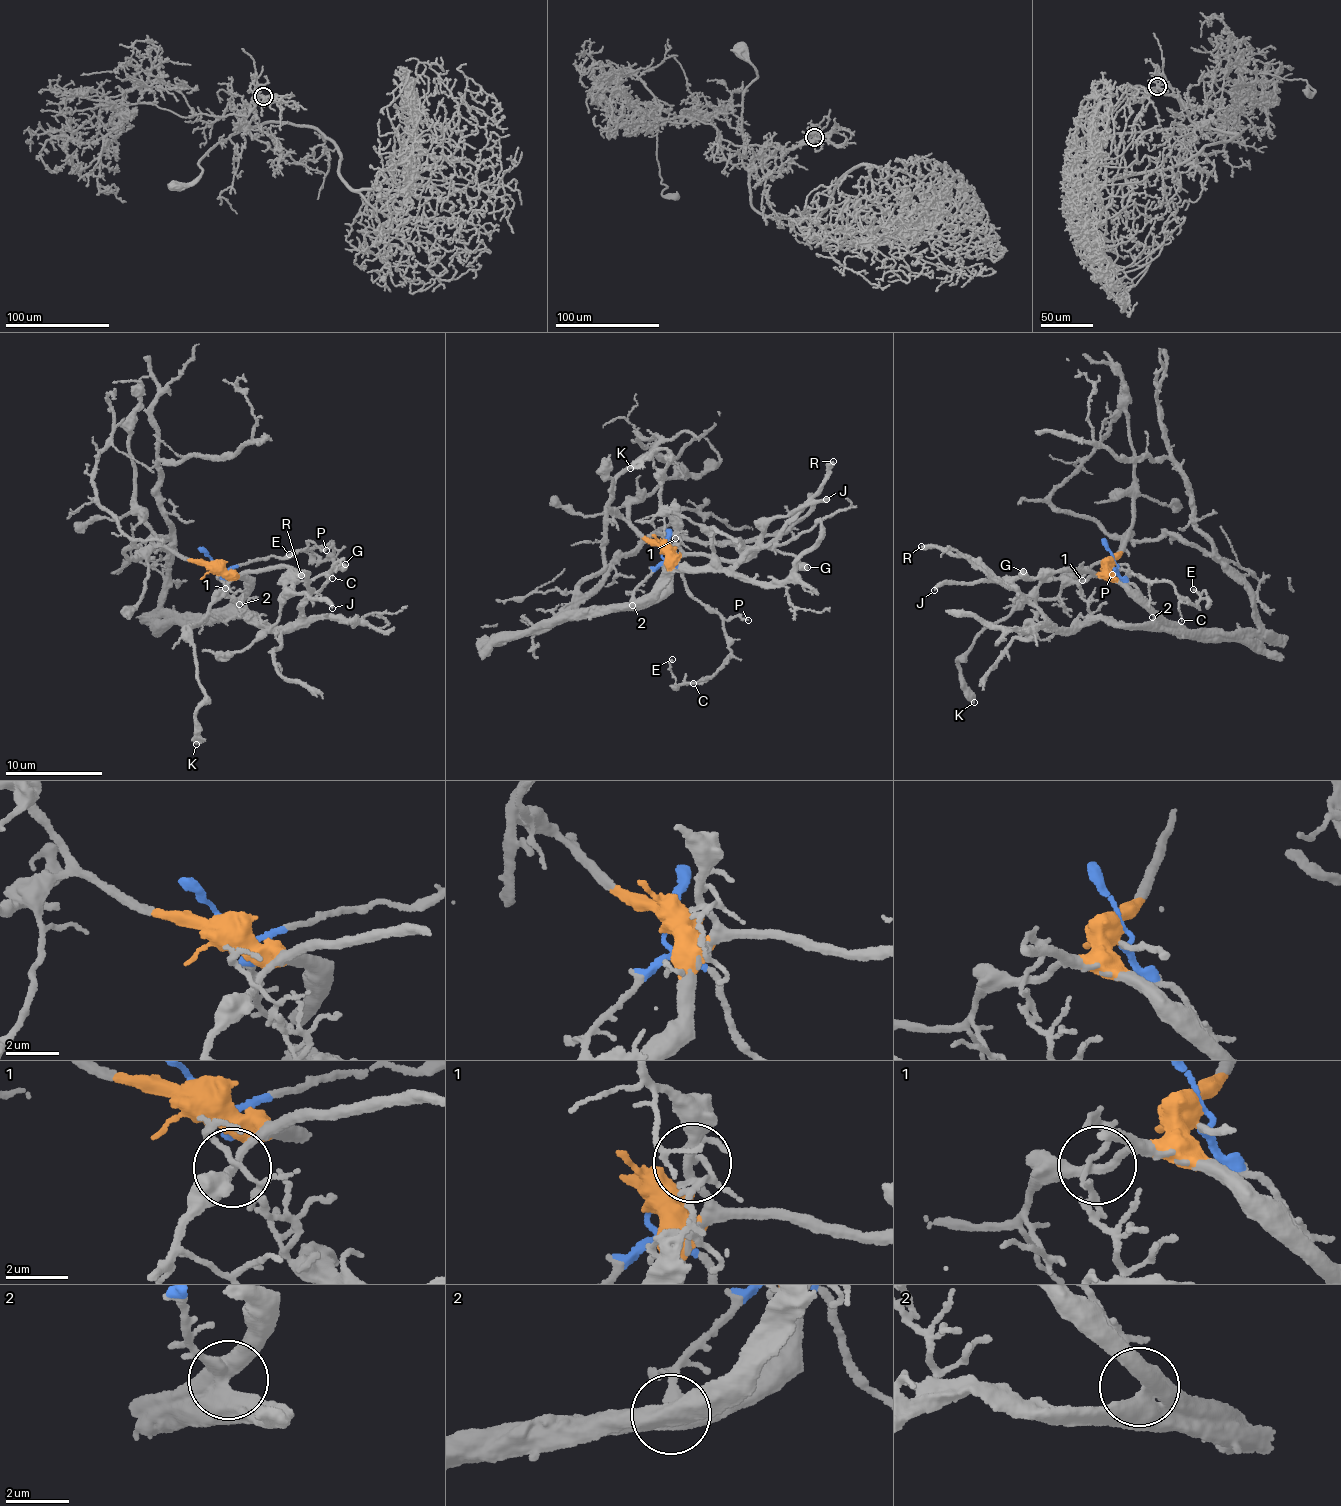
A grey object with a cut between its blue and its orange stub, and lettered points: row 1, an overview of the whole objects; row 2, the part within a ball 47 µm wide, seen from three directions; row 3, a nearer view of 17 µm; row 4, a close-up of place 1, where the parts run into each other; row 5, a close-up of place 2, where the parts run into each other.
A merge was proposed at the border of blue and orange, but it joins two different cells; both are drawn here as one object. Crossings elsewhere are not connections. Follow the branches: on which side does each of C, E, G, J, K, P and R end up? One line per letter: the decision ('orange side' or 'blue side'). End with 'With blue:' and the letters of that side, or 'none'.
C: blue side
E: blue side
G: orange side
J: orange side
K: orange side
P: blue side
R: blue side
With blue: C, E, P, R

